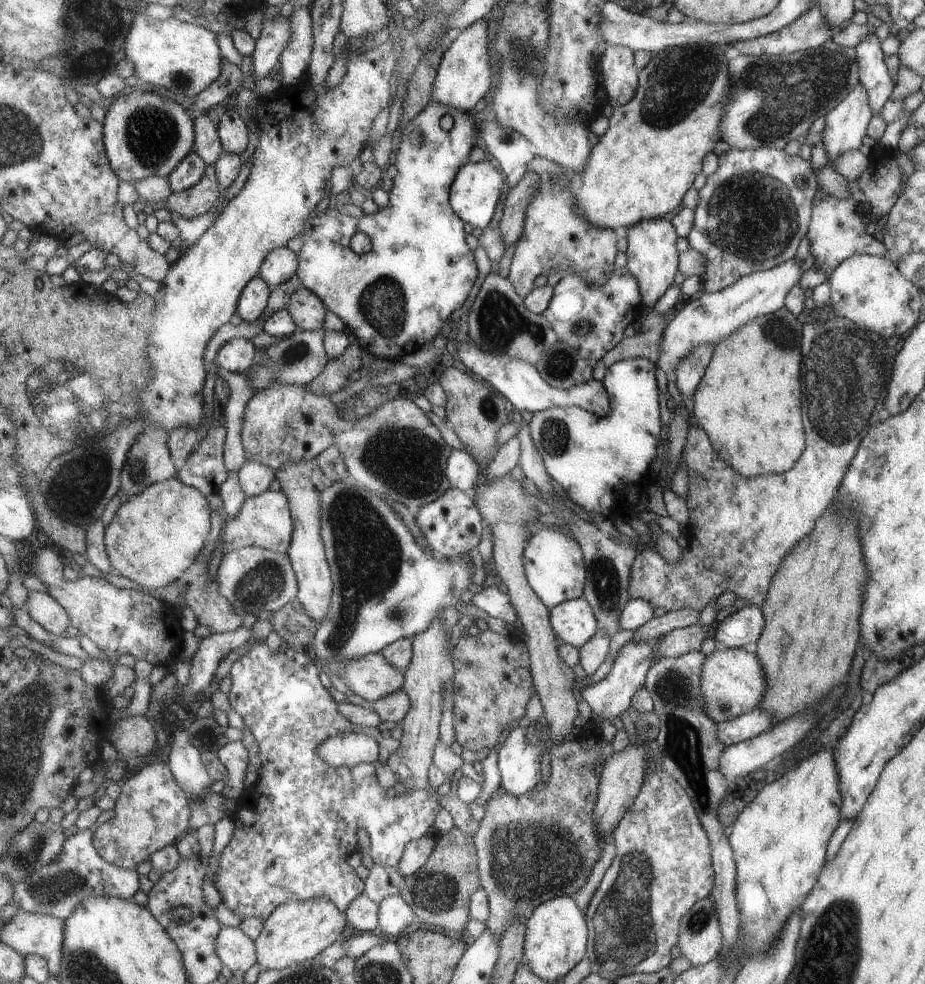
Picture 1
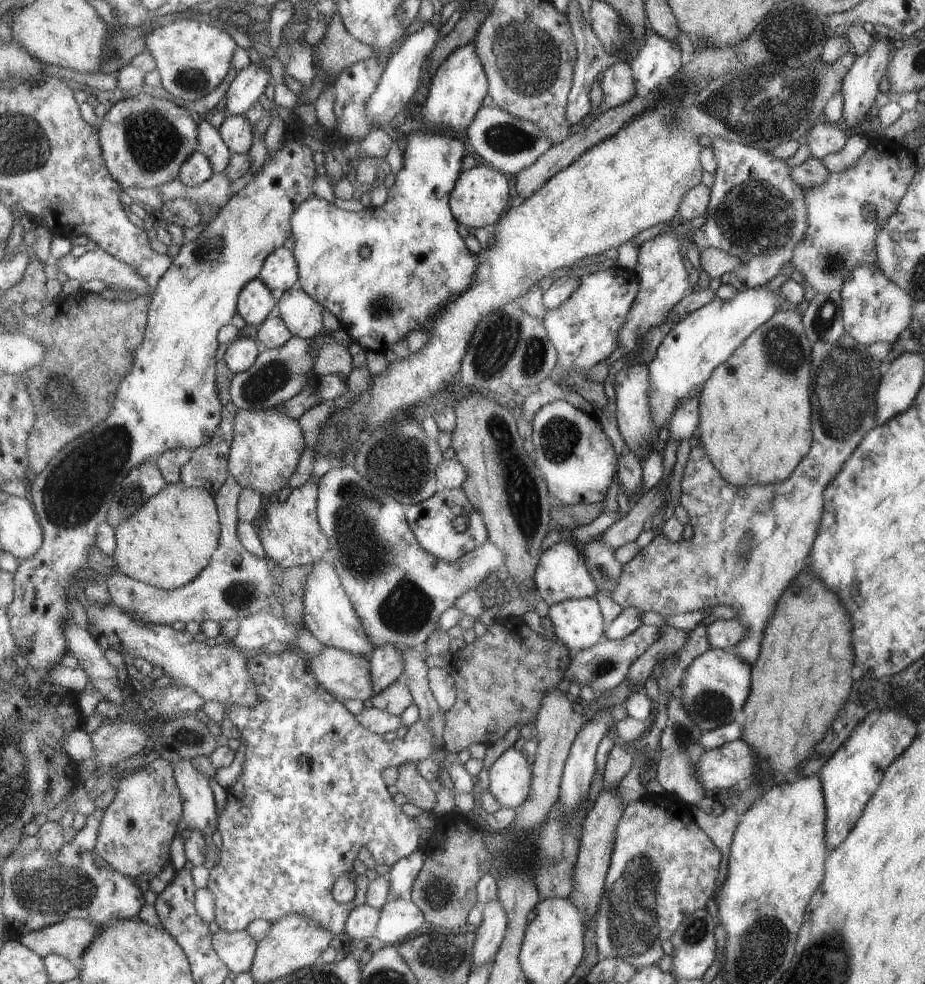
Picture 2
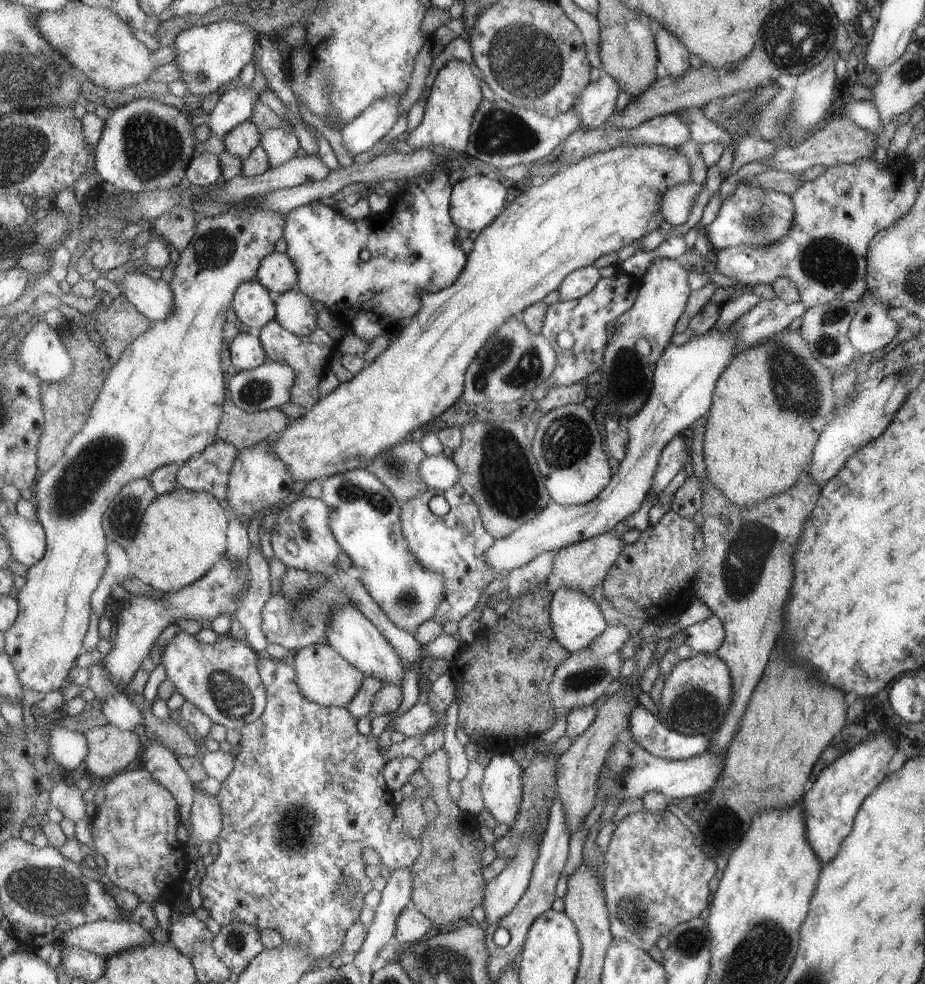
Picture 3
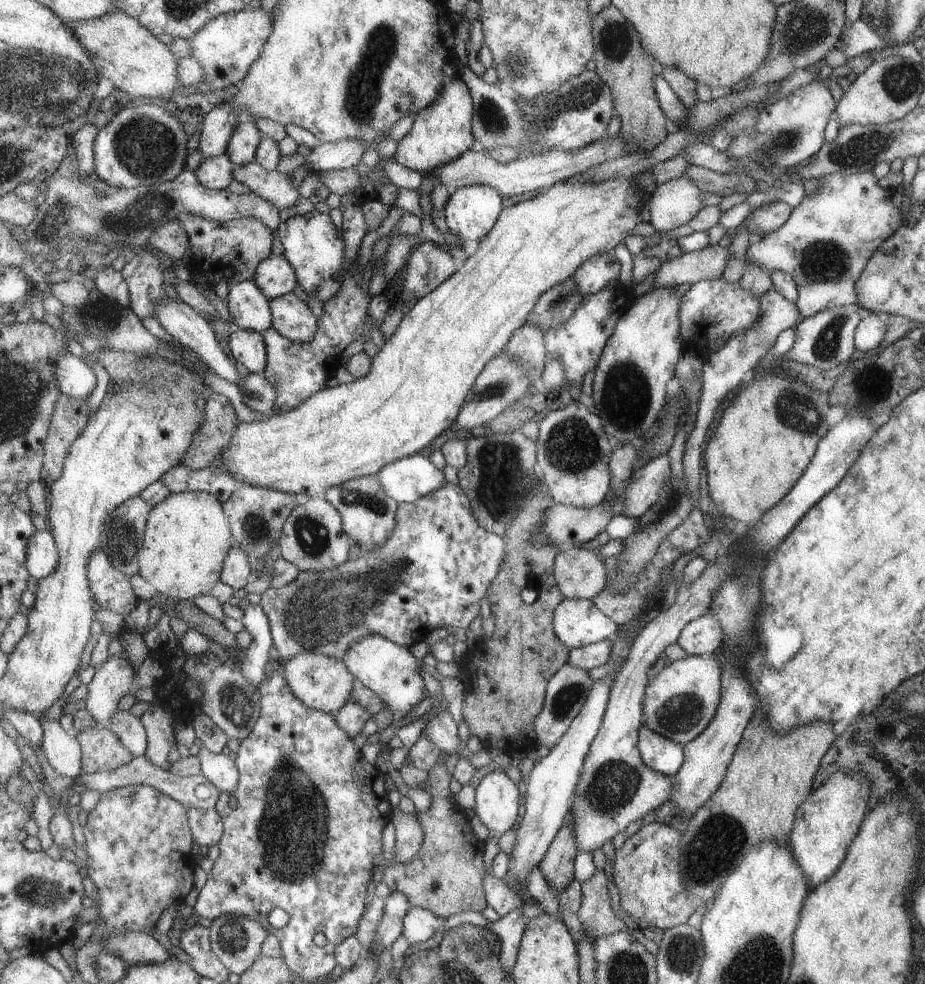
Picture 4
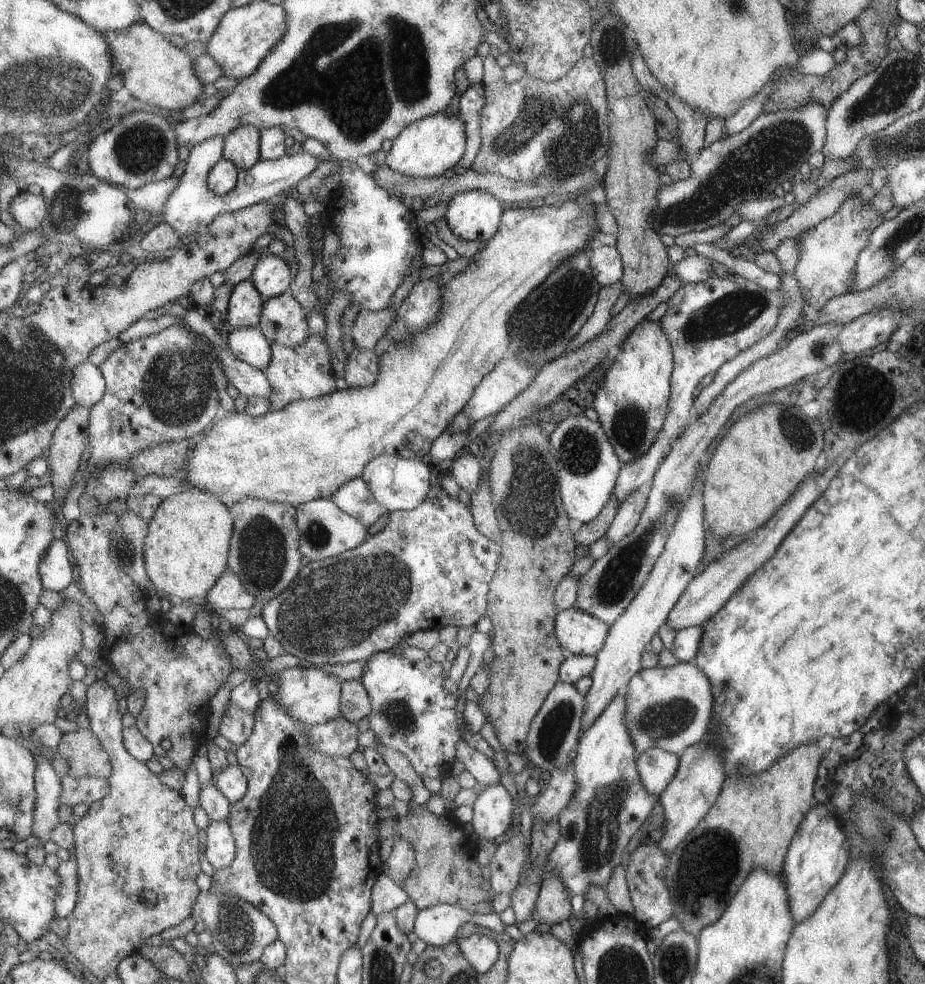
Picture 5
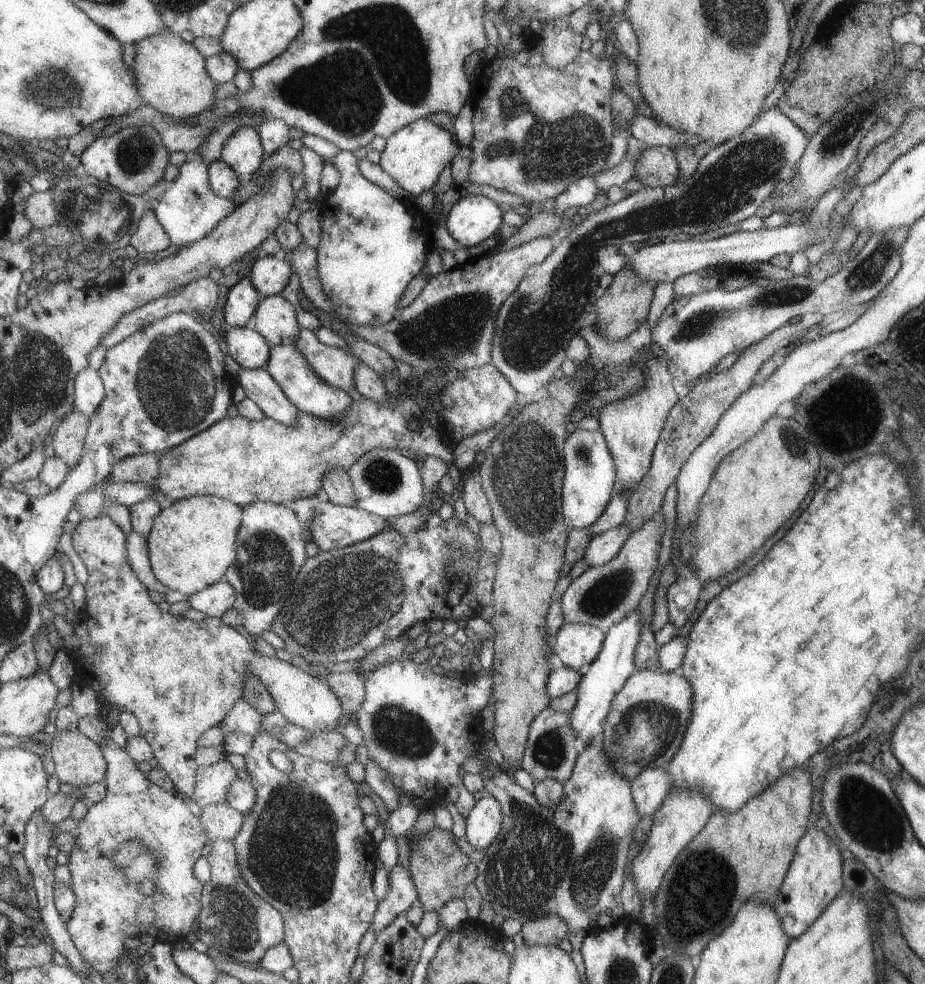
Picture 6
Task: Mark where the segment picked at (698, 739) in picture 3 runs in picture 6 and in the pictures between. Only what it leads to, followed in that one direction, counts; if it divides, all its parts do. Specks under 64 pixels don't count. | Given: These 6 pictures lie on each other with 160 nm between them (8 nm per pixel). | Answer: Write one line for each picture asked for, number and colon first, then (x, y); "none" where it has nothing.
4: (664, 755)
5: (658, 766)
6: (651, 787)

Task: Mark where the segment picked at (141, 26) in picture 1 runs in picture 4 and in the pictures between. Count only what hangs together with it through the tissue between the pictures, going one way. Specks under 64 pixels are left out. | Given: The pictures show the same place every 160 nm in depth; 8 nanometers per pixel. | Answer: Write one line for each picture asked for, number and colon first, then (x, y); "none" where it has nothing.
2: (192, 58)
3: (210, 55)
4: (227, 47)

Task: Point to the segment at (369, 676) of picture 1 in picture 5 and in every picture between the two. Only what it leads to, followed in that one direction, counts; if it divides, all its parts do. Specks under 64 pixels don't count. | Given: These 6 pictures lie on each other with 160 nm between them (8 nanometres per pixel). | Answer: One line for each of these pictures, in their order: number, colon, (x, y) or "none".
2: (346, 675)
3: (325, 677)
4: (324, 683)
5: (309, 693)

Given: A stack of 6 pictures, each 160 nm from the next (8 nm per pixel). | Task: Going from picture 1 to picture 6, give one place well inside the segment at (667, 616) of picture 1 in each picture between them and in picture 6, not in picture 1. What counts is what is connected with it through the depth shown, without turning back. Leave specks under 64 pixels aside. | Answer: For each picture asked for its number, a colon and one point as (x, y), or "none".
2: (603, 667)
3: (579, 681)
4: (568, 691)
5: (555, 732)
6: (552, 750)

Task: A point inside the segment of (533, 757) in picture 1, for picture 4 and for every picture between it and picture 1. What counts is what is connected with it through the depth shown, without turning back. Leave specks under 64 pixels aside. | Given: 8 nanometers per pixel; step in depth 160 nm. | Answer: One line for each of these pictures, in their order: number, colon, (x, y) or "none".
2: (511, 776)
3: (503, 785)
4: (498, 797)

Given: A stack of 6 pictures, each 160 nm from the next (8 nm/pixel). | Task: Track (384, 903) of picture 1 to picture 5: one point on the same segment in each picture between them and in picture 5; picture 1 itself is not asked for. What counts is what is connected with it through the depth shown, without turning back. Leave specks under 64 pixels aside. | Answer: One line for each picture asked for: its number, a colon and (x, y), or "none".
2: (399, 918)
3: (412, 925)
4: (420, 924)
5: (437, 925)

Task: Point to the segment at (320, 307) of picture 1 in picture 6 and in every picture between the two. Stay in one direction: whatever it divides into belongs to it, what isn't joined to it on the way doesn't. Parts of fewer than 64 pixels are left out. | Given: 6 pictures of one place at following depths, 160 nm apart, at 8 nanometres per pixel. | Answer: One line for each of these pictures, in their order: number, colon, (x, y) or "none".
2: (303, 315)
3: (295, 311)
4: (292, 317)
5: (285, 321)
6: (276, 318)

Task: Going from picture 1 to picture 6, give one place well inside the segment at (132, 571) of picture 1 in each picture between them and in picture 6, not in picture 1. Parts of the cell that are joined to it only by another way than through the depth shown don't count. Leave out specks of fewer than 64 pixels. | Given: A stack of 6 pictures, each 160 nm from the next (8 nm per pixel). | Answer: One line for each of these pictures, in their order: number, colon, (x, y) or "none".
2: (167, 545)
3: (183, 534)
4: (189, 535)
5: (187, 550)
6: (192, 544)

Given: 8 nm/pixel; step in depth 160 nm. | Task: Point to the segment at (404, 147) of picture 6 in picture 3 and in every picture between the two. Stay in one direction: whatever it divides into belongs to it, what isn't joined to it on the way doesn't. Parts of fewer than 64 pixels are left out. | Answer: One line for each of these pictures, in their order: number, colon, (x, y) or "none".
3: (455, 96)
4: (442, 132)
5: (427, 148)

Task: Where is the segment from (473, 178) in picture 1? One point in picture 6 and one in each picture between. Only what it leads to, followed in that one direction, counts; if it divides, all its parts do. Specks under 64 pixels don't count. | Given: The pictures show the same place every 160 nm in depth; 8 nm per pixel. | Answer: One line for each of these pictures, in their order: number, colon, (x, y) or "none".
2: (482, 194)
3: (478, 200)
4: (471, 212)
5: (476, 214)
6: (474, 218)

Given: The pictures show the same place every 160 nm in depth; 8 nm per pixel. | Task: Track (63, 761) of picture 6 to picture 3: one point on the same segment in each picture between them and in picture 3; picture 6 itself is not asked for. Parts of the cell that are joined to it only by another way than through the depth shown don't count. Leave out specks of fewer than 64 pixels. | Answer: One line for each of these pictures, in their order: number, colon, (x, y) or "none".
3: (112, 749)
4: (103, 750)
5: (87, 756)

